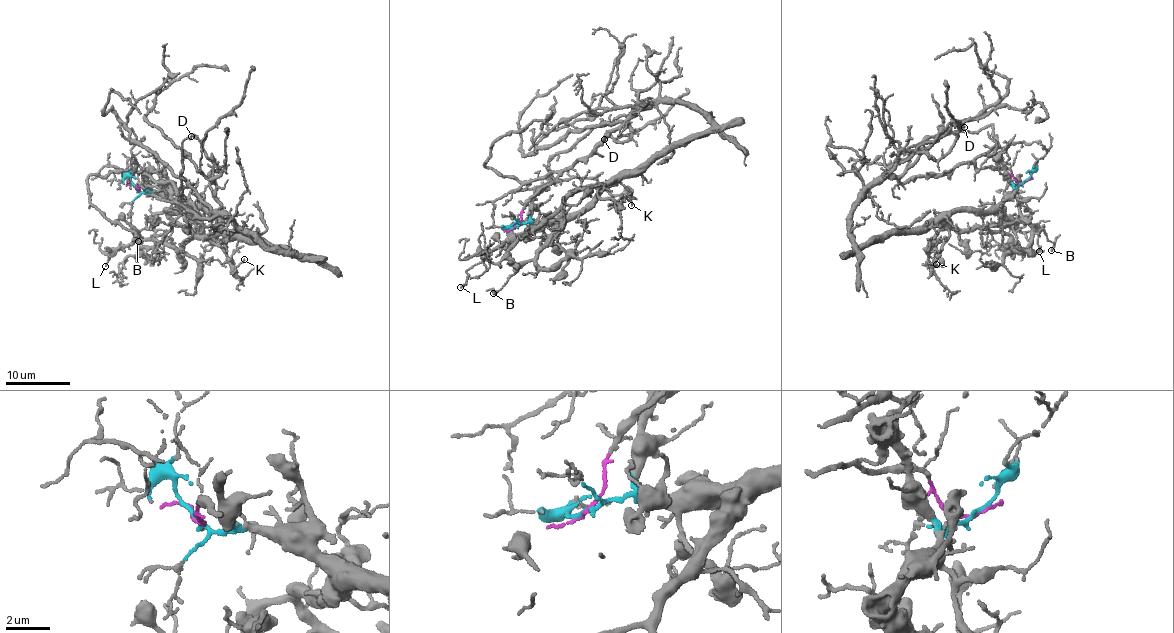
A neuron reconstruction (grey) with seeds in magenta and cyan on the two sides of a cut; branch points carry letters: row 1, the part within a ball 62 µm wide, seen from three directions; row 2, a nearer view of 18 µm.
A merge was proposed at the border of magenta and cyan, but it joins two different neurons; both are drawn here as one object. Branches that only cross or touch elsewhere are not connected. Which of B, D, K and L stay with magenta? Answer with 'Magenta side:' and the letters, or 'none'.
Magenta side: D

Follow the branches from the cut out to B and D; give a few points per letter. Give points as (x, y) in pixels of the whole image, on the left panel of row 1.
B: (135, 187), (142, 193), (171, 198), (177, 209), (163, 211), (149, 219), (138, 241)
D: (135, 187), (157, 188), (170, 181), (205, 218), (220, 210), (209, 177), (218, 168), (191, 136)

